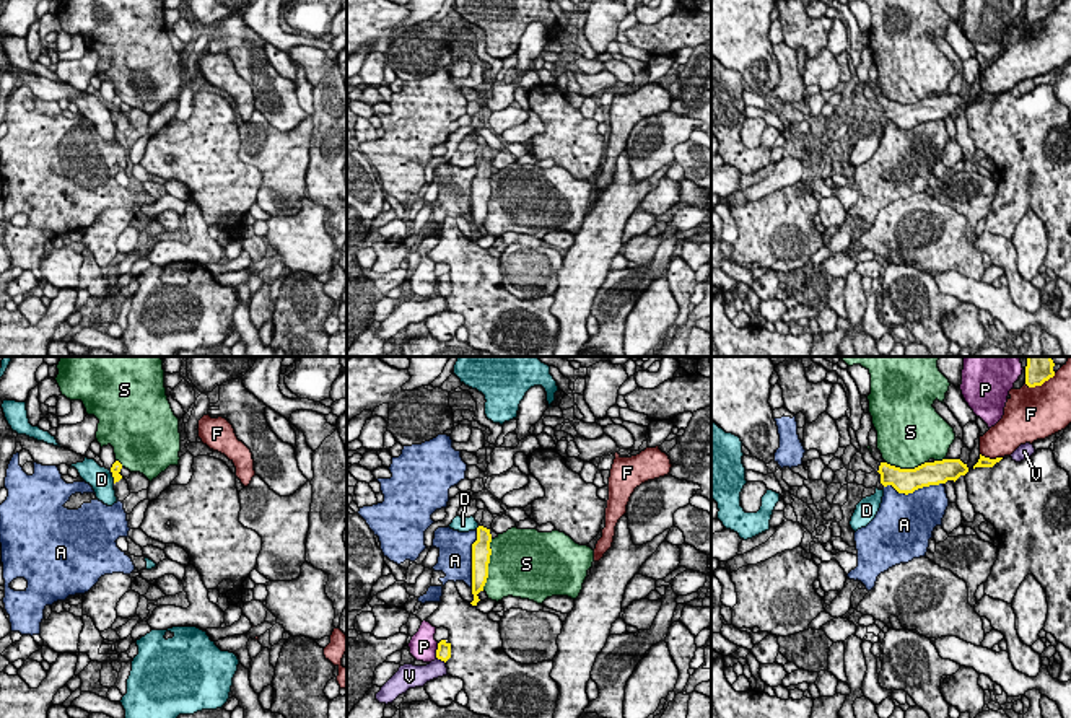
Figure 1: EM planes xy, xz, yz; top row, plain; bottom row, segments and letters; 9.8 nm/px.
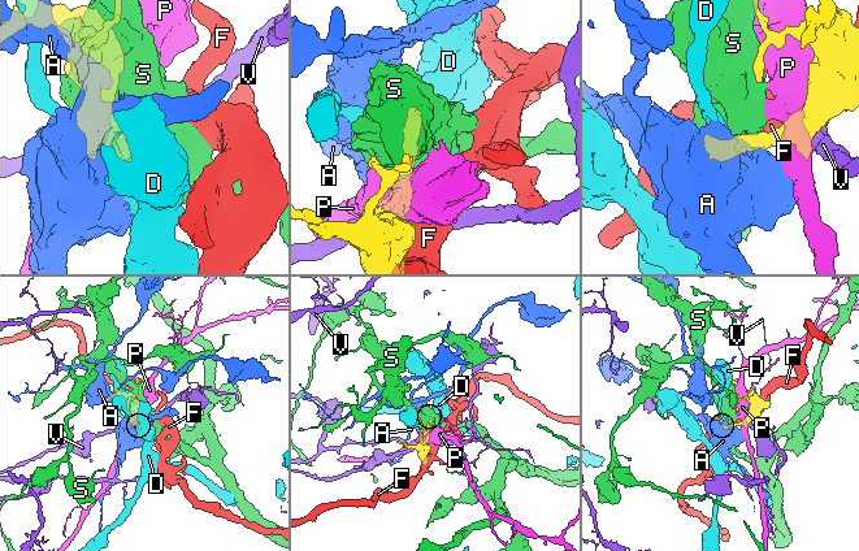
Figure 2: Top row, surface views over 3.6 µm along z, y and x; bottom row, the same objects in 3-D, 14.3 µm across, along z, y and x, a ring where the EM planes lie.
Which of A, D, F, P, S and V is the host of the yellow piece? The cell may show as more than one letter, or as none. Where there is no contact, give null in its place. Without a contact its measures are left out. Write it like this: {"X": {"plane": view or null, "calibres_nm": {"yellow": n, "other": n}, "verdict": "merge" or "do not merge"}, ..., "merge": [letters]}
{"A": {"plane": "yz", "calibres_nm": {"yellow": 260, "other": 440}, "verdict": "do not merge"}, "D": {"plane": "xy", "calibres_nm": {"yellow": 100, "other": 240}, "verdict": "do not merge"}, "F": {"plane": "yz", "calibres_nm": {"yellow": 100, "other": 320}, "verdict": "do not merge"}, "P": {"plane": "xz", "calibres_nm": {"yellow": 140, "other": 260}, "verdict": "do not merge"}, "S": {"plane": "xz", "calibres_nm": {"yellow": 190, "other": 480}, "verdict": "do not merge"}, "V": {"plane": "xz", "calibres_nm": {"yellow": 140, "other": 190}, "verdict": "do not merge"}, "merge": []}

